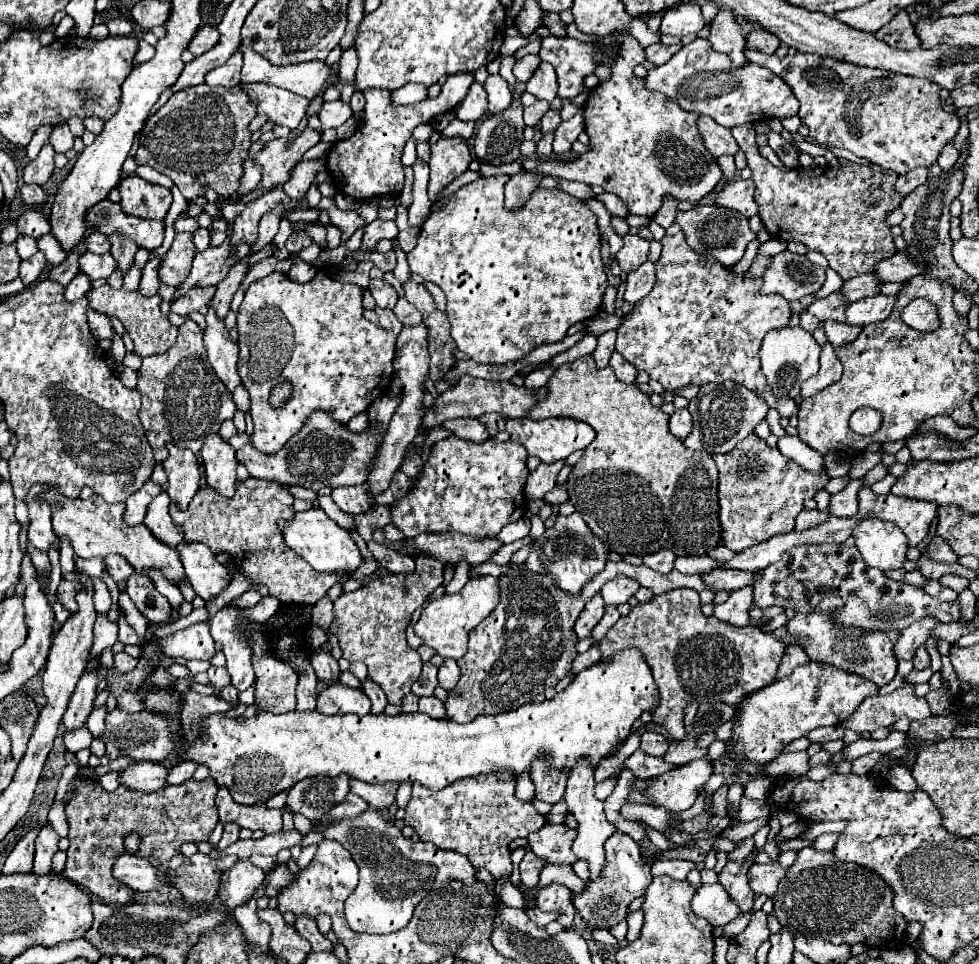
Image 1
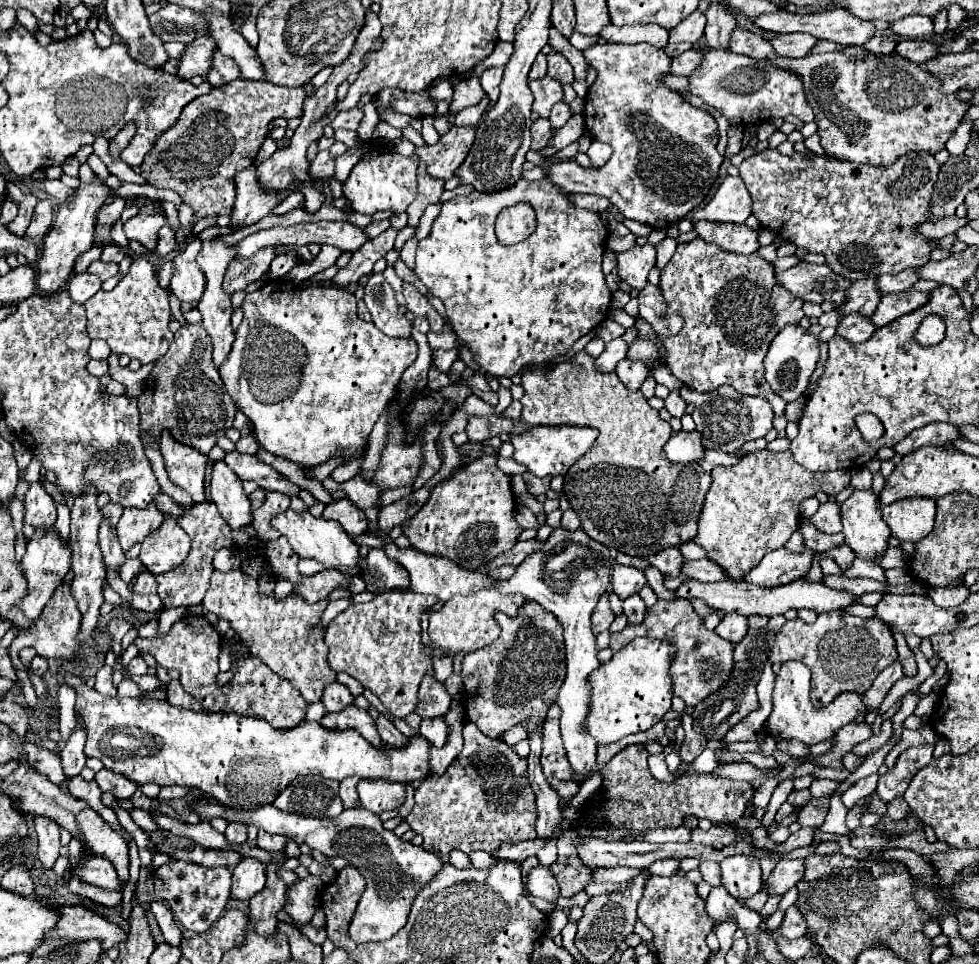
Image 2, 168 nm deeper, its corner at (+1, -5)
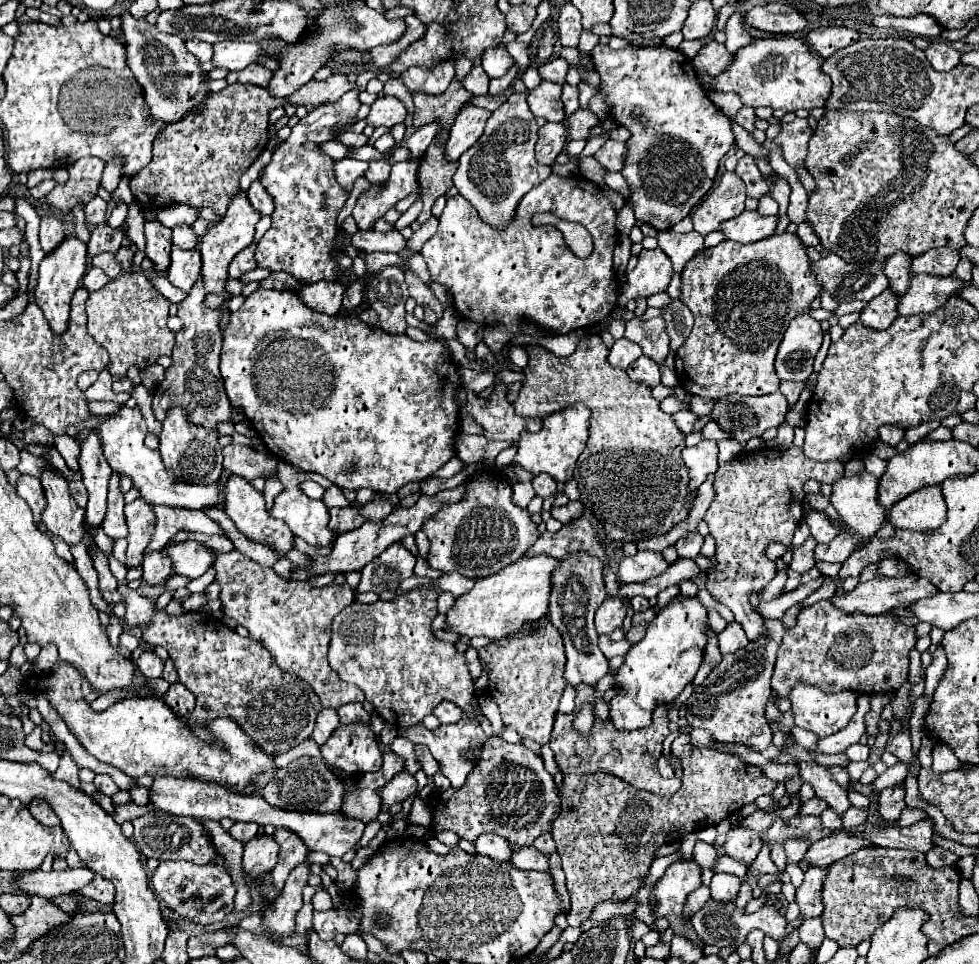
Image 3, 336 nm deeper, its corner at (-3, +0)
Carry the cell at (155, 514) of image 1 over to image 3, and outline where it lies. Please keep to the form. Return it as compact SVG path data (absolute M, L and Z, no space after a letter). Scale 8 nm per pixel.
M186 540L182 544L166 544L166 554L174 564L174 572L190 580L202 576L212 566L212 554L206 546Z

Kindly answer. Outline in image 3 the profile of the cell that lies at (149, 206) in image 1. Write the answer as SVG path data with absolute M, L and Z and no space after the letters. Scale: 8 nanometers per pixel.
M148 222L146 228L146 258L152 260L154 270L166 274L170 266L170 248L172 248L172 230L166 230L160 222Z

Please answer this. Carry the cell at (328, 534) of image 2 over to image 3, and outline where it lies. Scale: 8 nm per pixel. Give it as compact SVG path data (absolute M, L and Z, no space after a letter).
M278 460L278 470L276 470L276 472L278 472L278 480L284 484L284 490L274 498L274 506L272 506L270 514L272 514L274 518L278 518L278 520L284 520L284 522L290 526L290 530L292 530L298 538L306 540L308 544L318 546L318 548L330 546L330 542L334 540L334 534L328 530L328 522L330 522L328 508L324 506L322 500L312 500L312 498L308 498L308 496L300 490L300 484L306 480L312 480L326 489L330 487L332 483L319 474L302 472L302 470L298 470L296 466L290 466L290 464L282 462L282 460Z

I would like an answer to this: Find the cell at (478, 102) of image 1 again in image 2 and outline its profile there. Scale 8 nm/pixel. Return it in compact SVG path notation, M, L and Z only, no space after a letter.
M476 77L462 79L454 87L454 97L452 97L452 103L450 103L450 115L456 115L456 113L460 113L466 107L478 105L484 95L486 93L482 91L482 85L480 85L480 81Z

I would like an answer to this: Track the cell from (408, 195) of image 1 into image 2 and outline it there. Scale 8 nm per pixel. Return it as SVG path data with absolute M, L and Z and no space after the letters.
M420 163L418 165L418 195L416 199L410 203L410 207L406 209L408 213L408 225L416 227L424 209L430 203L438 203L440 195L444 191L444 183L440 179L430 179L430 175L426 173L426 165Z

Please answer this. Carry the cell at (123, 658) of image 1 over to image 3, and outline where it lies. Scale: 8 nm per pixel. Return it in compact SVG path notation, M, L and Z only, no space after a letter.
M142 652L136 666L146 678L160 678L164 670L164 662L154 652Z

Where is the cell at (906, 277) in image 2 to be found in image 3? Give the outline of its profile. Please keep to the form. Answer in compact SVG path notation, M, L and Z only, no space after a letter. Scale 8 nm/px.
M934 248L914 258L912 272L914 274L938 274L938 276L950 276L954 268L958 266L960 250L954 248Z

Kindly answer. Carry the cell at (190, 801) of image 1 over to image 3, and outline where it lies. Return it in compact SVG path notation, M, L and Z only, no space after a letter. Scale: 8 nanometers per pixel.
M94 878L88 886L84 886L80 890L80 894L86 898L92 898L96 902L102 902L102 904L112 904L114 902L114 884L106 882L104 878Z

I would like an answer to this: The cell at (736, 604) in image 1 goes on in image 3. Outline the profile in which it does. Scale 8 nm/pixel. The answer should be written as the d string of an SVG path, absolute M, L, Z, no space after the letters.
M736 622L728 624L728 628L718 636L718 648L722 654L732 654L746 646L748 646L748 638L746 638L744 630L736 626Z

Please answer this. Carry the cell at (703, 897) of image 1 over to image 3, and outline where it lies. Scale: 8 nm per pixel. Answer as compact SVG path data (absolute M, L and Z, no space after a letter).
M716 872L710 884L712 898L718 898L720 902L734 902L740 888L740 878L726 872Z

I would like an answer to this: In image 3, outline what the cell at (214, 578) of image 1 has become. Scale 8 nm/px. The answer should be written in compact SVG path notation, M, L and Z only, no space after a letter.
M238 550L212 552L216 582L222 586L220 600L224 616L234 618L240 626L248 628L254 640L262 640L282 670L306 680L318 694L324 708L340 708L348 702L364 702L362 690L342 682L326 658L334 616L354 602L354 590L348 584L314 588L310 584L286 582L272 568L252 562Z

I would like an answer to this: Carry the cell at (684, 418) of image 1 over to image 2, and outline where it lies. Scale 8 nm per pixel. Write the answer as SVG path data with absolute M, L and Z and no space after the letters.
M678 431L670 437L670 441L664 447L664 453L668 457L668 461L674 463L688 463L688 461L698 461L704 451L702 451L702 443L700 443L700 433L698 431Z

